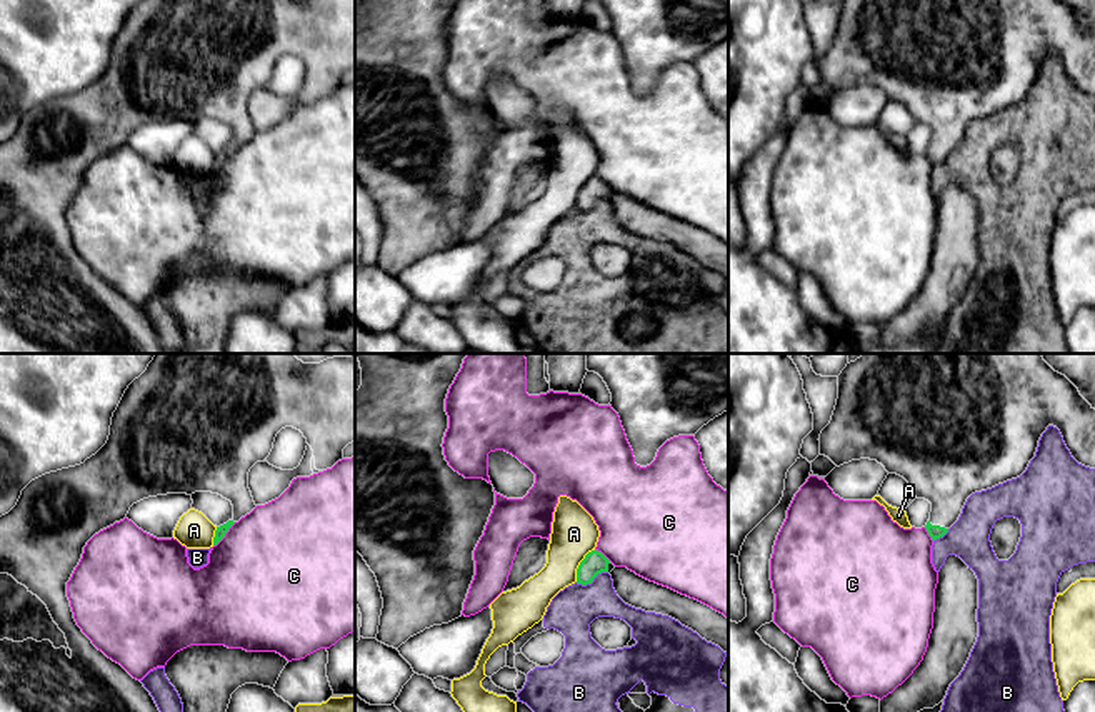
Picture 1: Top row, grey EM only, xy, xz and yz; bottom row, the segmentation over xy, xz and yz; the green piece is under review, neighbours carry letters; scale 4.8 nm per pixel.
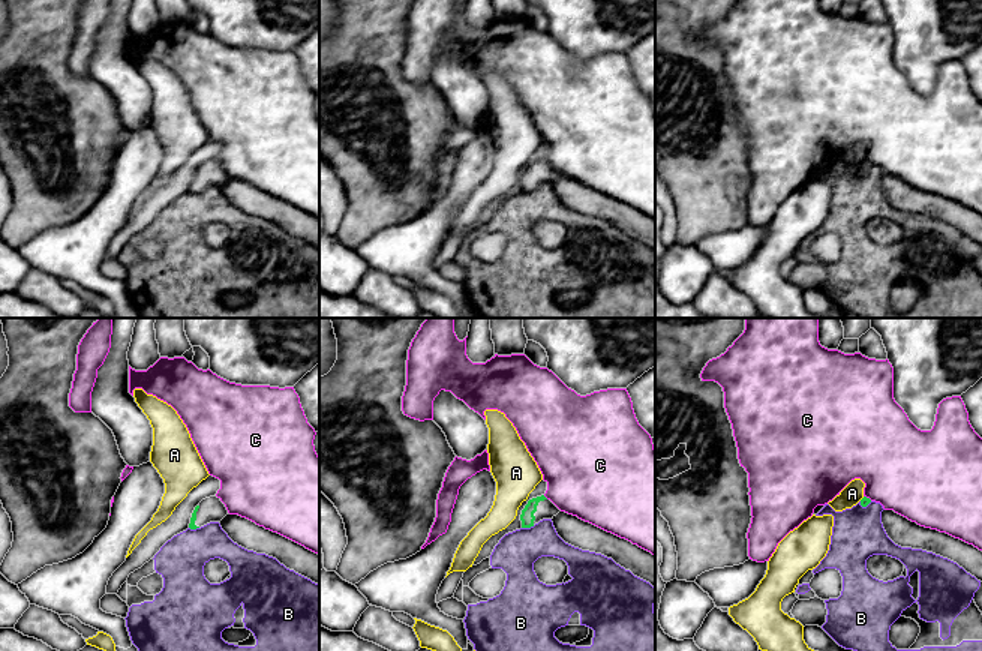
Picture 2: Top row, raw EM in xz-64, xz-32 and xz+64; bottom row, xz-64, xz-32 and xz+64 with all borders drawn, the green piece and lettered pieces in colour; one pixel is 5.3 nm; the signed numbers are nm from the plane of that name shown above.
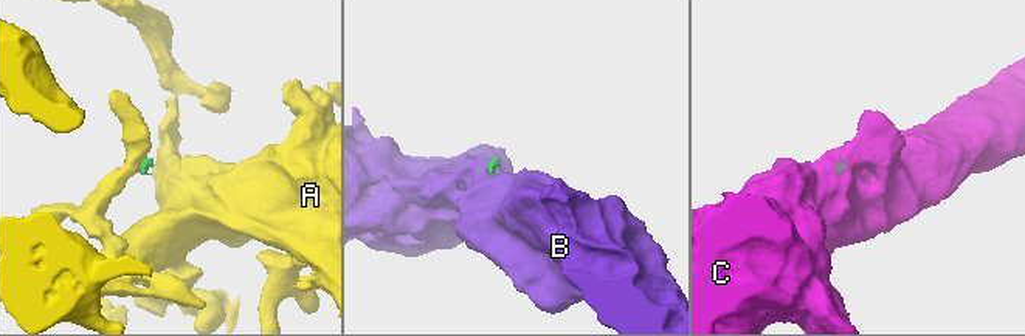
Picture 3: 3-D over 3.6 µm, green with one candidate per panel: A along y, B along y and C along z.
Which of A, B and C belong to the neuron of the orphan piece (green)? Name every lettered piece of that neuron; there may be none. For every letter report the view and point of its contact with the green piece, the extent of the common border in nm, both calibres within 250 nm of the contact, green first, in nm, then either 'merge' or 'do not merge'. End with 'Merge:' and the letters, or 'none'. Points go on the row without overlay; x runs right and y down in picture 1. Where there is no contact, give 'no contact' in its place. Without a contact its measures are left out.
A: xz (580, 190) | 180 nm | 110/220 nm | do not merge
B: xz (590, 209) | 170 nm | 110/220 nm | do not merge
C: xy (225, 159) | 160 nm | 50/500 nm | do not merge
Merge: none

